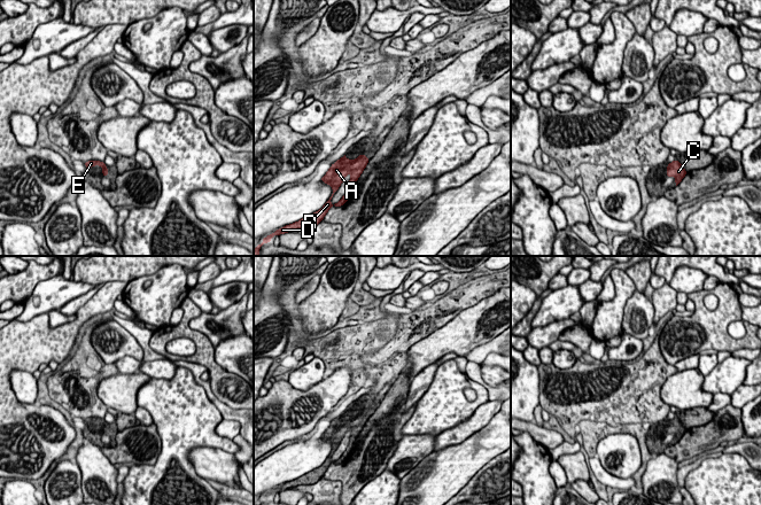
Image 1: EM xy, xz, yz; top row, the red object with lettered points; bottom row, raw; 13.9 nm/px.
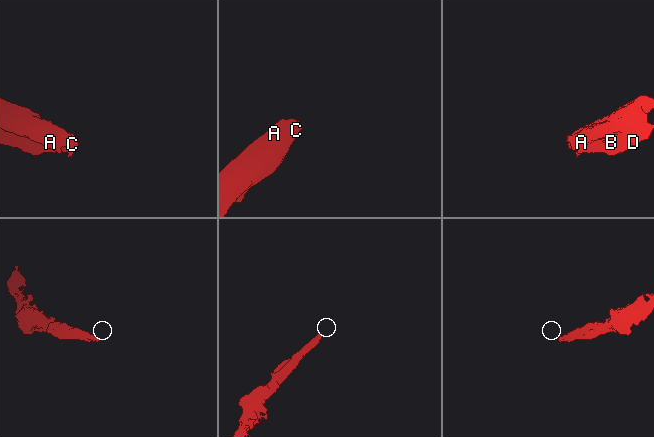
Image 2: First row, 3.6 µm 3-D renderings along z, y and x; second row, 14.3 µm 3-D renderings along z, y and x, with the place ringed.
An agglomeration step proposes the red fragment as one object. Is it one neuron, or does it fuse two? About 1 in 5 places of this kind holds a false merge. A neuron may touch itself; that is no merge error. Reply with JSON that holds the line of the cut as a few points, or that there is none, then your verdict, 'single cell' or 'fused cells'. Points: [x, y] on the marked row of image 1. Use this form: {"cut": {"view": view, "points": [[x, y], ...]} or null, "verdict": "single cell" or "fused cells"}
{"cut": null, "verdict": "single cell"}

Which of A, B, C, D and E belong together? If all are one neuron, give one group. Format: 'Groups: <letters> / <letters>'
Groups: A B C D E

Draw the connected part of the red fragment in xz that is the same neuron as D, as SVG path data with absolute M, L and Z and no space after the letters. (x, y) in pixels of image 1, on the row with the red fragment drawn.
M344 155L342 158L340 158L334 164L332 164L331 169L327 170L327 173L324 177L320 178L325 184L331 185L332 189L333 189L332 196L327 200L327 202L324 204L324 207L320 210L306 216L305 218L302 218L301 220L298 220L296 223L293 223L290 225L286 225L285 227L281 227L281 228L277 230L274 233L272 233L272 234L267 235L266 238L264 238L263 242L261 244L258 244L254 249L254 256L258 256L259 248L264 243L270 242L271 239L274 235L280 235L280 234L284 234L284 233L288 233L288 232L297 230L297 228L310 228L310 227L313 227L313 226L318 225L324 219L327 211L333 207L333 204L331 203L331 200L332 200L334 193L339 189L339 187L342 184L342 181L344 180L345 176L348 173L350 173L351 178L350 178L349 187L348 187L345 194L343 195L343 197L337 203L334 204L334 207L336 207L336 208L343 205L348 201L348 199L350 197L350 195L351 195L351 193L354 191L354 187L355 187L355 184L356 184L357 179L359 178L359 176L362 174L362 172L364 171L364 169L367 165L368 161L370 160L365 155L359 155L356 160L348 160L345 157L345 155Z

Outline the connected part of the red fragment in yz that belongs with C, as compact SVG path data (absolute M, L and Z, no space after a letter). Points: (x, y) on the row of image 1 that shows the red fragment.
M675 160L674 162L667 164L668 169L667 169L667 176L666 177L675 177L675 182L676 186L681 182L681 180L684 178L684 176L686 174L686 171L684 170L684 168L681 165L681 163Z

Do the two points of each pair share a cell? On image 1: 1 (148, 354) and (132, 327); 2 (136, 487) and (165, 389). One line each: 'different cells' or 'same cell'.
1: same cell
2: same cell

